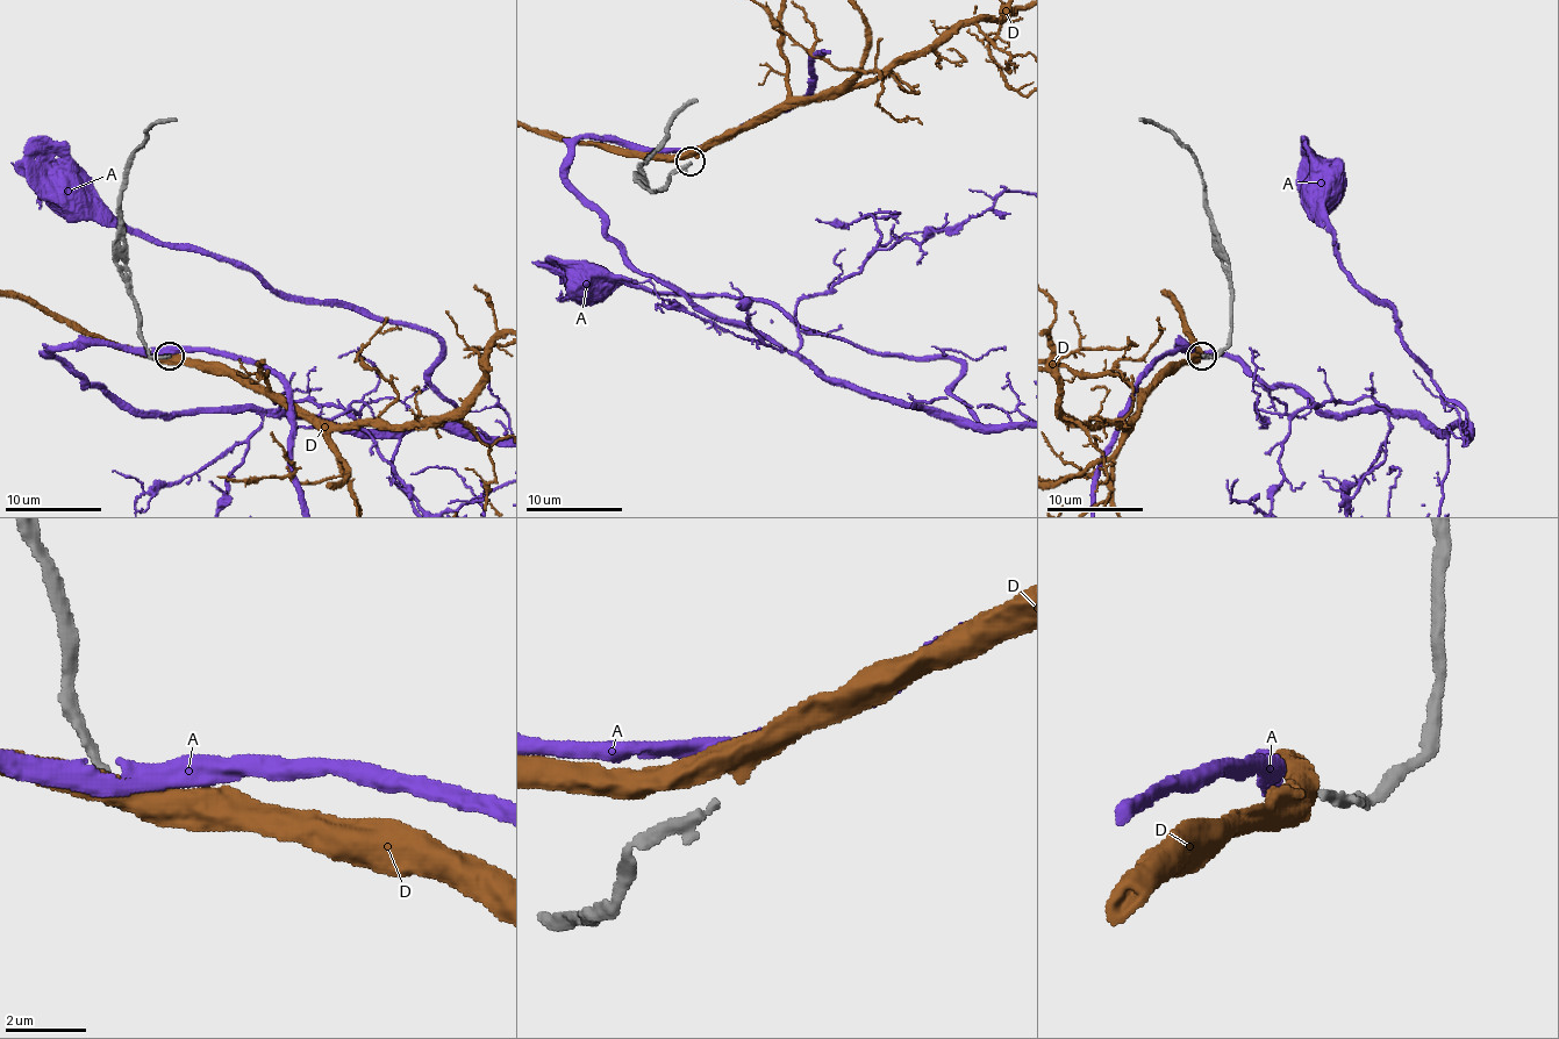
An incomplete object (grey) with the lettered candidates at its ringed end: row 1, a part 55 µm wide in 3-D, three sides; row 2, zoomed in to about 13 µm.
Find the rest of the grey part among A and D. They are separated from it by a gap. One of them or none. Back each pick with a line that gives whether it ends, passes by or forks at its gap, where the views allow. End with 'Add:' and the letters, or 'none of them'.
D: it passes by
Add: D

